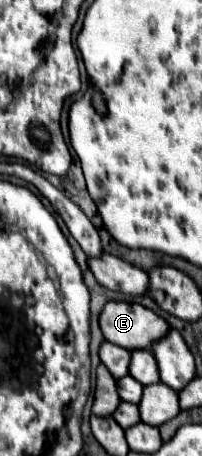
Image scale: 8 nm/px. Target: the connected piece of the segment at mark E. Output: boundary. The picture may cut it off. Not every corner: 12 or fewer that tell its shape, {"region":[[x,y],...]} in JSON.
{"region":[[109,301],[99,315],[105,341],[147,349],[169,329],[151,309]]}

